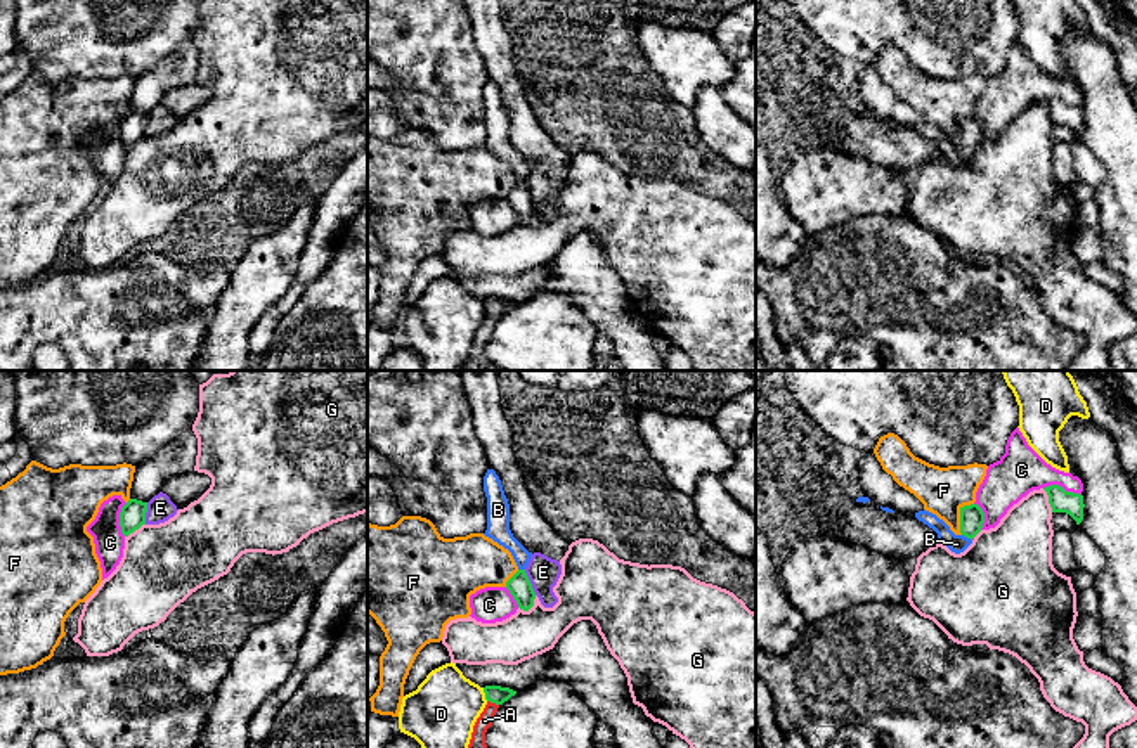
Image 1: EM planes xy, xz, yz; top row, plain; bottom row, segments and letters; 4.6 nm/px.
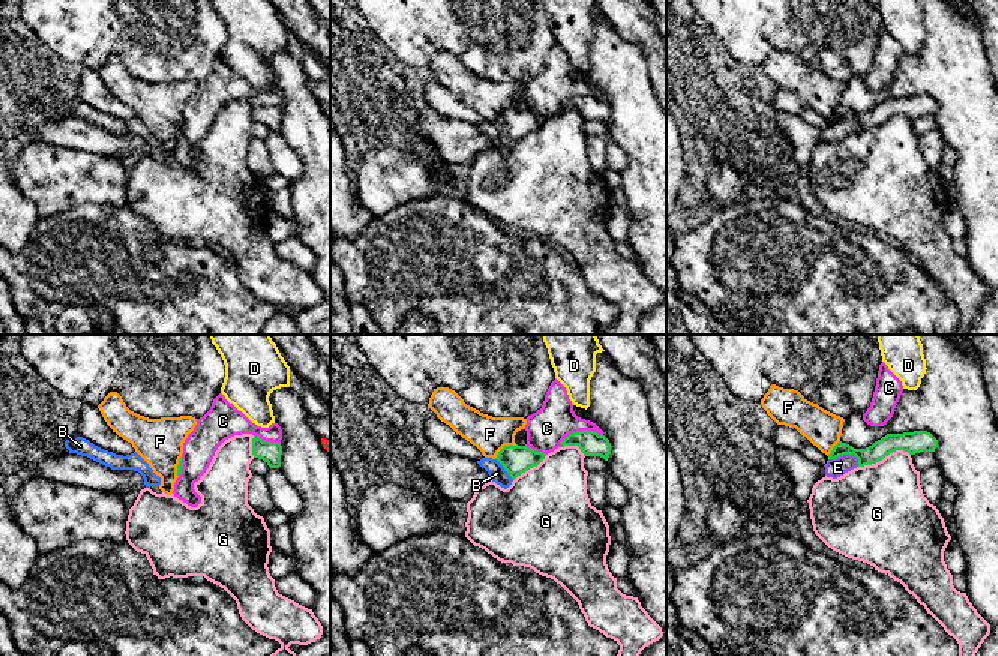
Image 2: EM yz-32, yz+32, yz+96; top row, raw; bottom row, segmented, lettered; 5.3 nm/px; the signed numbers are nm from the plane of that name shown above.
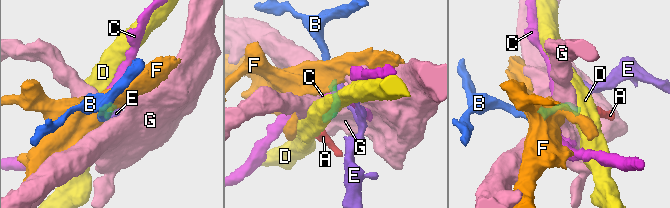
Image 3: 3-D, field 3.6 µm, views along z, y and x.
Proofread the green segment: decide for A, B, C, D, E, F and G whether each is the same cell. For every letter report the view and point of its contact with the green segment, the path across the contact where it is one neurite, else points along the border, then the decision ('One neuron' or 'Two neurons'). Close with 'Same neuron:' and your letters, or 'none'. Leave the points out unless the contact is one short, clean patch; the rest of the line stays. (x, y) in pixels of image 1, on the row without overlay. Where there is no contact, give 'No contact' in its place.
A: Touches green at xz (493, 314). Path across: xz (498, 307), (493, 314), (479, 341), (479, 366). One neuron
B: Touches green at yz (968, 149). Path across: yz (971, 128), (968, 149), (957, 156). One neuron
C: Touches green at yz (1061, 99). Two neurons
D: Touches green at xz (486, 307). Boundary: xz (482, 300), (487, 312). Two neurons
E: Touches green at xz (529, 194). Boundary: xz (524, 182), (536, 206). Two neurons
F: Touches green at yz (961, 128). Boundary: yz (973, 115), (961, 122), (961, 146). Two neurons
G: Touches green at xz (529, 220). Two neurons
Same neuron: A, B

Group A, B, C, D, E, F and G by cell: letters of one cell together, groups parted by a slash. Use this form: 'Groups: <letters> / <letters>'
Groups: A B / C / D / E / F / G

